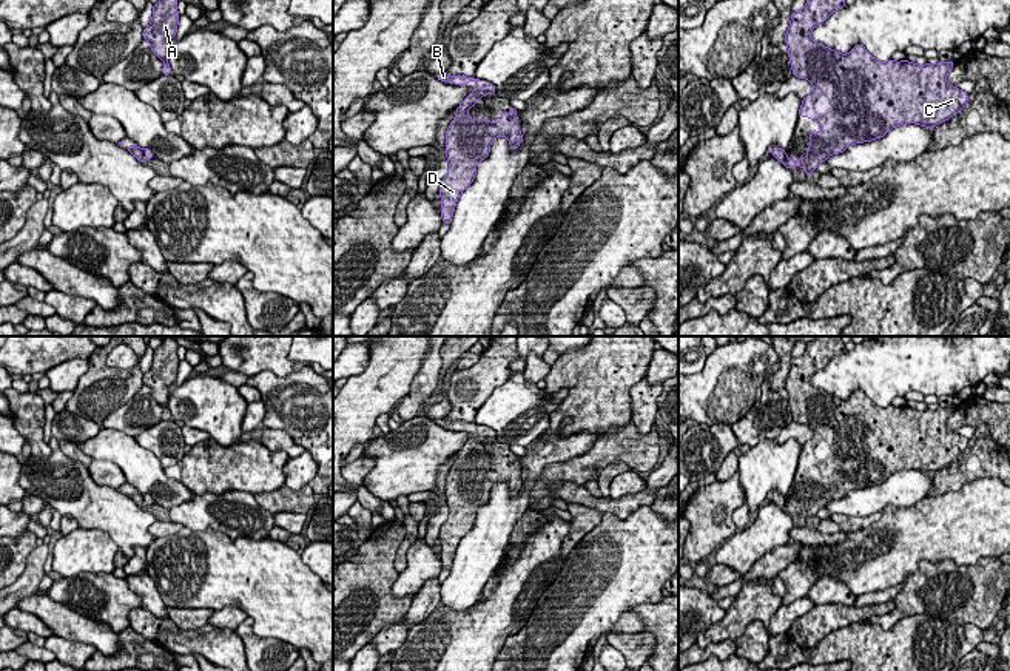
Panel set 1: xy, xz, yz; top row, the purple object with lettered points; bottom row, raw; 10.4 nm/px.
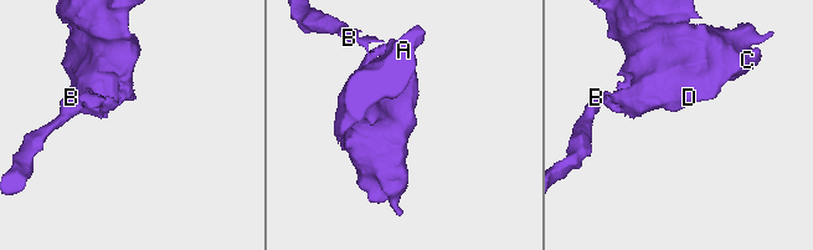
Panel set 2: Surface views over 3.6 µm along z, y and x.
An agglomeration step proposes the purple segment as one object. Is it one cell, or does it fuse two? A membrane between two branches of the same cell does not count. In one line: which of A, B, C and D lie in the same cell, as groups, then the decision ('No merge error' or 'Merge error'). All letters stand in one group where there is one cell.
Groups: A B C D. No merge error

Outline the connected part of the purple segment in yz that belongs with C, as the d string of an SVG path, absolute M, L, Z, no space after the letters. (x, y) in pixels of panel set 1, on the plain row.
M814 336L813 341L806 342L806 349L805 349L805 353L802 356L797 356L797 358L793 358L791 356L791 366L789 366L789 373L785 379L785 389L788 392L788 403L789 403L789 409L791 409L791 415L793 415L793 421L794 423L799 423L799 424L806 424L813 432L813 438L808 440L803 446L802 446L802 450L800 450L800 455L799 455L799 463L810 463L811 467L820 467L822 469L822 477L819 478L816 474L813 474L813 477L810 478L811 483L808 484L811 487L811 491L806 494L806 503L803 504L802 501L793 507L788 501L786 501L786 497L782 495L782 494L774 494L774 497L771 498L769 495L766 497L766 500L769 498L773 503L776 503L779 507L782 507L786 514L794 514L794 512L799 512L799 514L805 514L805 521L811 520L813 517L816 517L816 514L827 506L828 501L831 500L839 500L839 498L843 498L850 491L854 491L854 489L864 489L864 487L871 487L871 486L876 486L876 484L882 484L887 478L890 478L894 472L901 472L904 469L914 469L914 470L921 470L921 472L925 472L925 474L933 474L945 466L948 466L950 463L953 463L954 460L958 460L967 449L968 449L968 440L956 432L951 432L947 429L947 420L951 416L951 413L954 412L954 406L950 406L950 407L939 407L936 410L930 410L930 409L925 409L925 410L916 410L916 409L911 409L908 407L907 404L902 406L902 407L894 407L894 406L888 406L888 407L879 407L877 404L874 404L867 395L864 390L857 389L848 400L840 400L837 396L833 396L831 393L825 392L825 390L820 390L820 389L816 389L811 386L811 376L822 370L823 367L827 367L827 364L837 355L842 355L845 353L847 349L845 349L845 344L842 342L842 338L840 336Z

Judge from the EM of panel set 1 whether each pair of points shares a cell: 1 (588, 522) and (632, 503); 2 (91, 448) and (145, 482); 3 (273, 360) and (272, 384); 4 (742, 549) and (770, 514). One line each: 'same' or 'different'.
1: different
2: same
3: different
4: same

